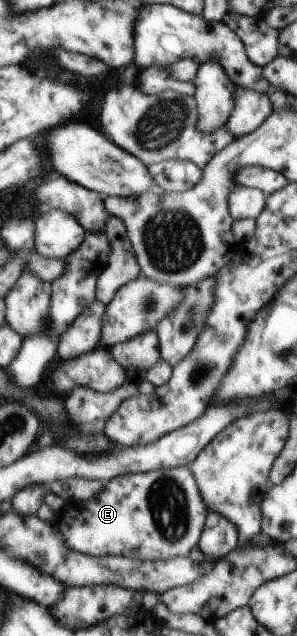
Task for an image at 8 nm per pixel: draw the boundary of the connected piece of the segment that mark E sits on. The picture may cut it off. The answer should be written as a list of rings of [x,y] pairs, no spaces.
[[[179,466],[175,469],[115,477],[107,485],[104,484],[95,497],[87,501],[66,501],[61,513],[56,515],[56,523],[64,535],[65,545],[83,555],[123,556],[141,561],[159,561],[189,556],[193,547],[200,543],[207,514],[207,503],[192,470],[188,466]]]

